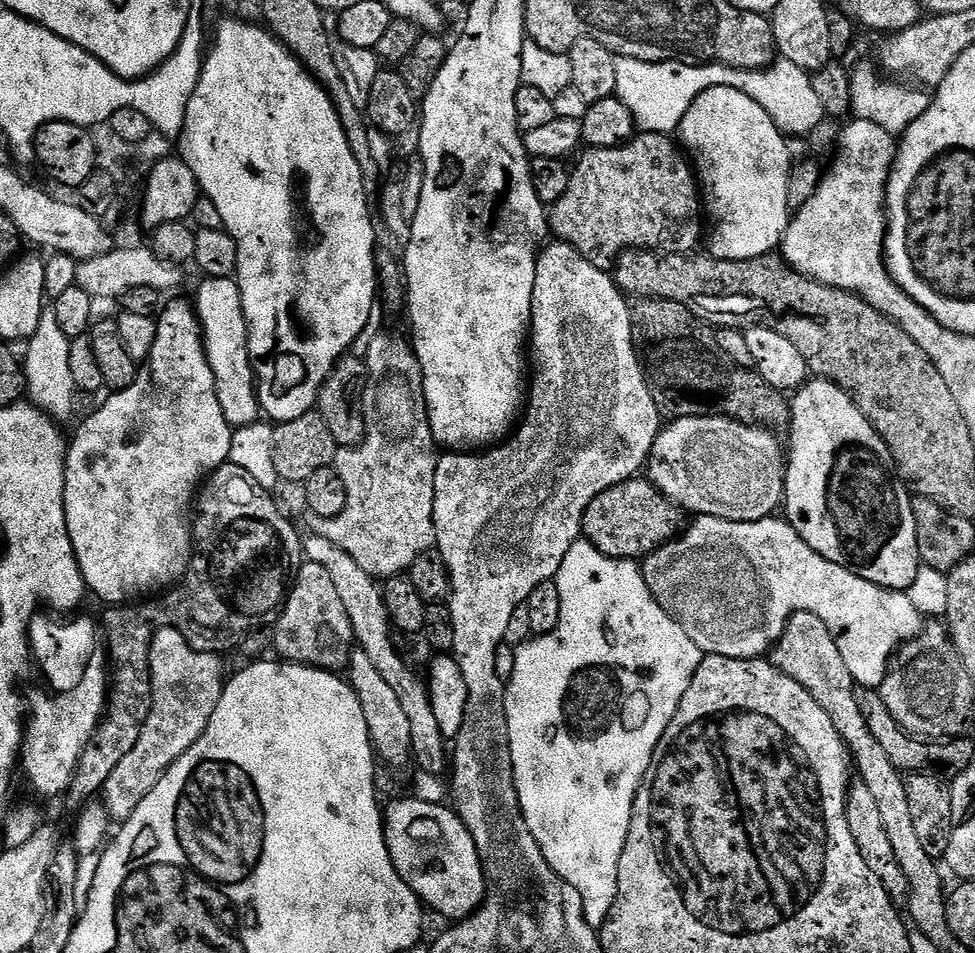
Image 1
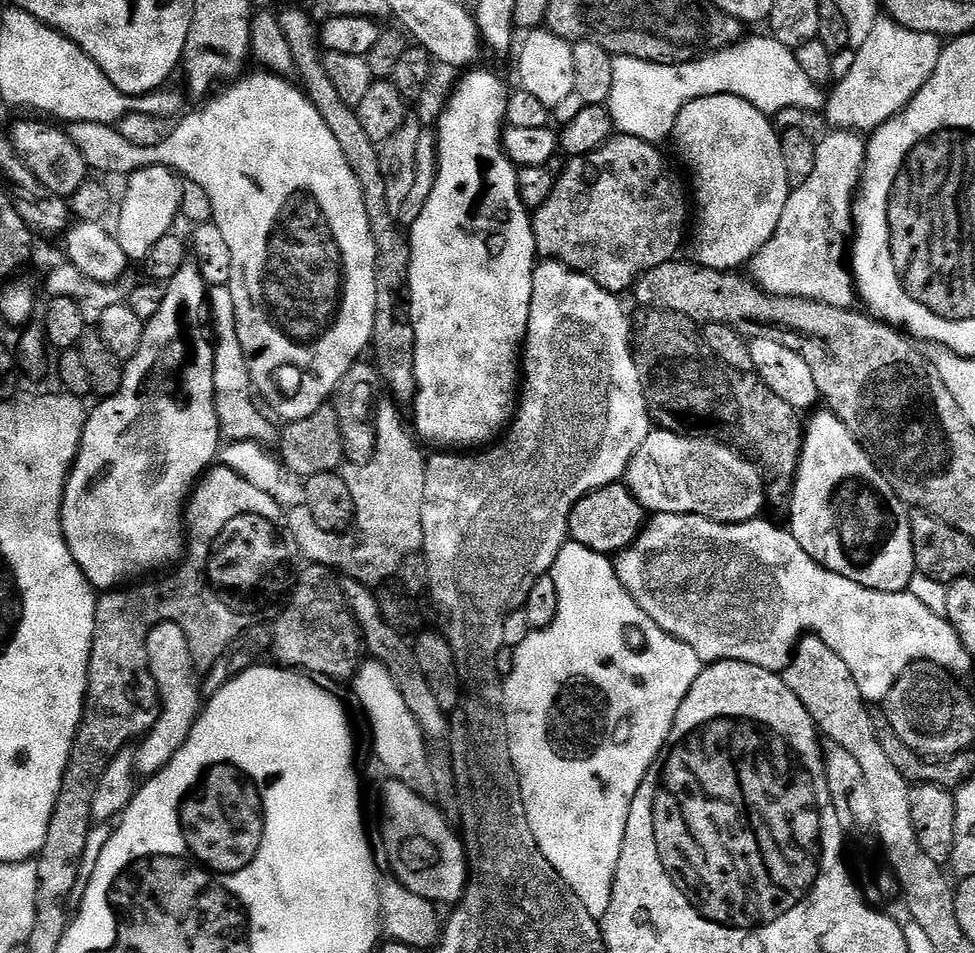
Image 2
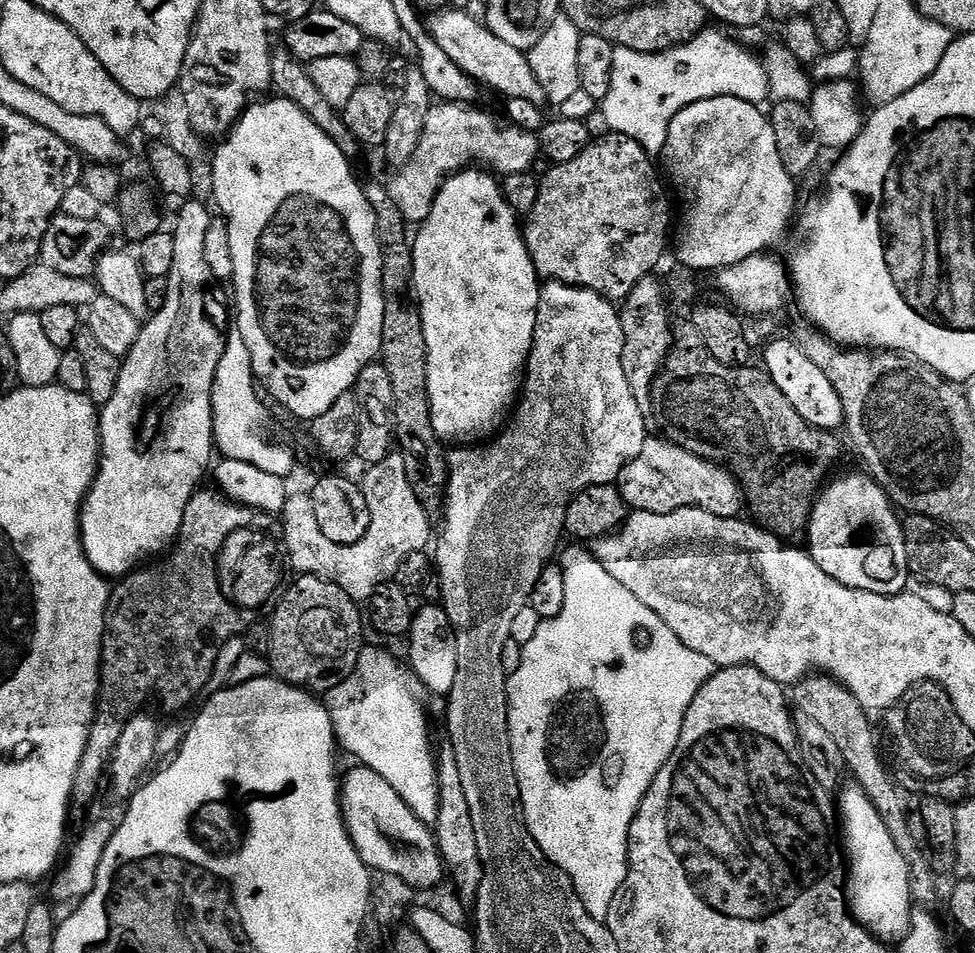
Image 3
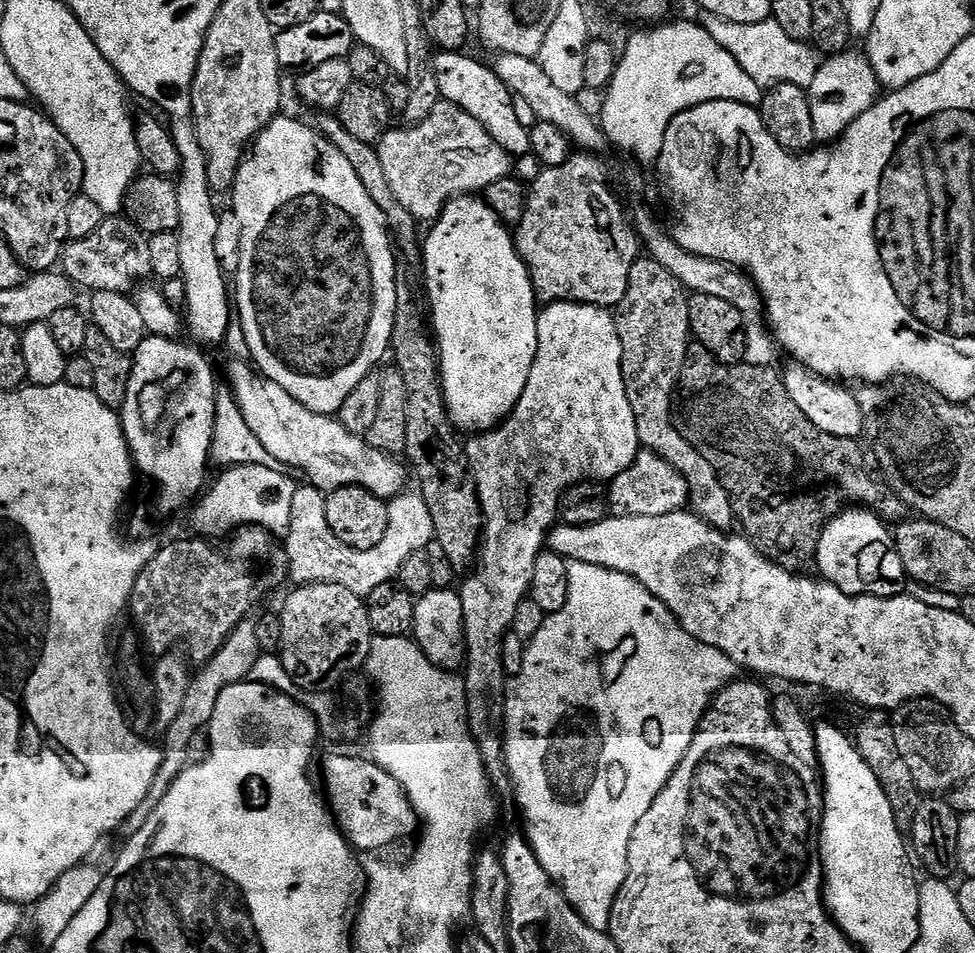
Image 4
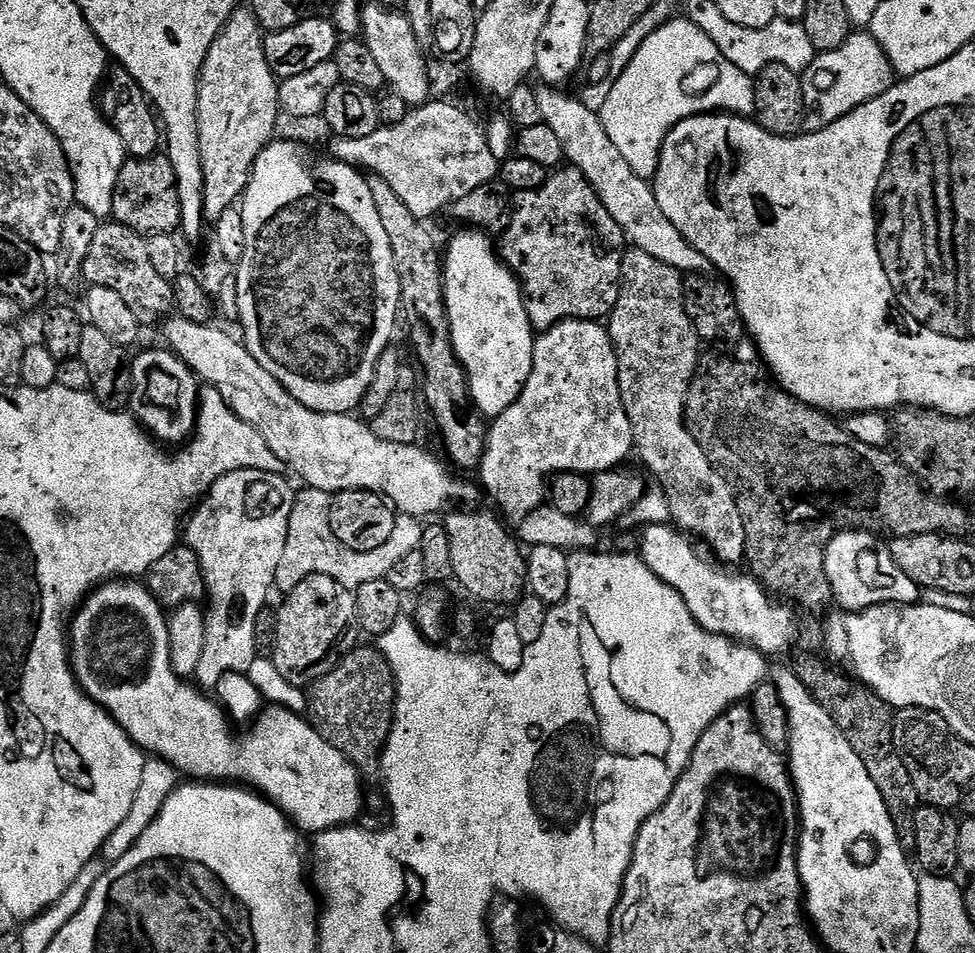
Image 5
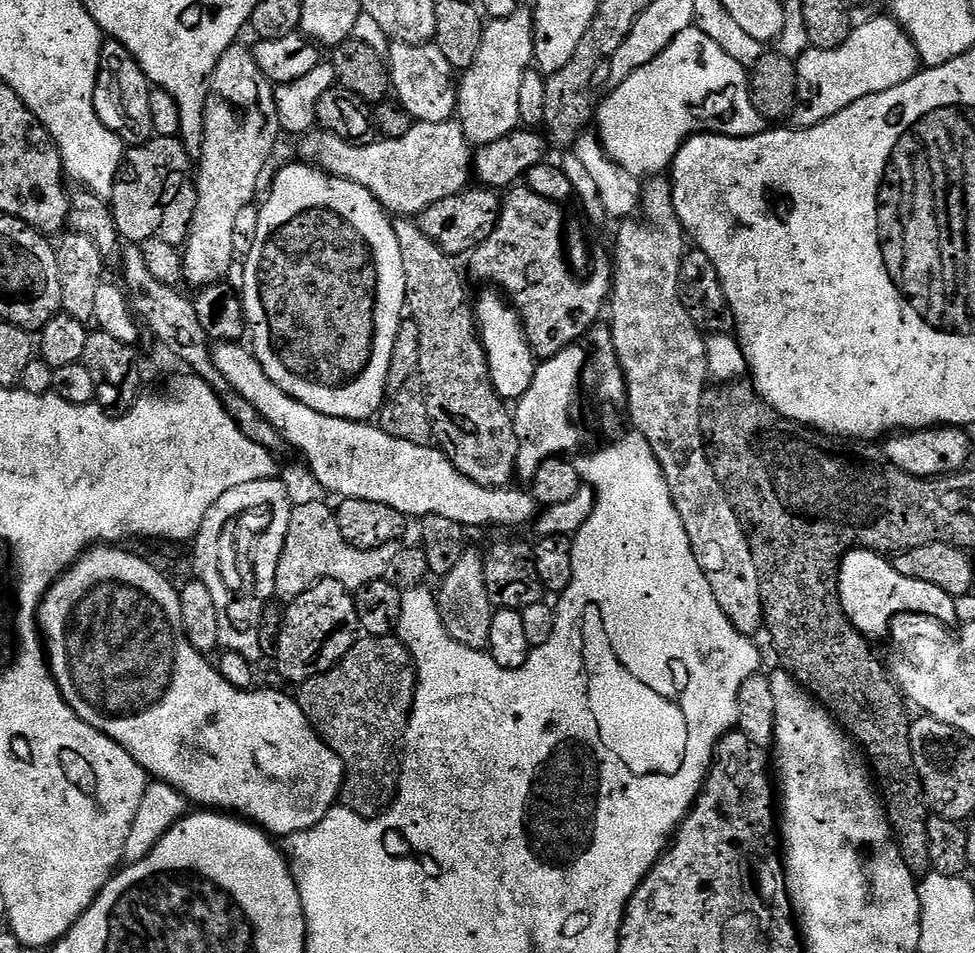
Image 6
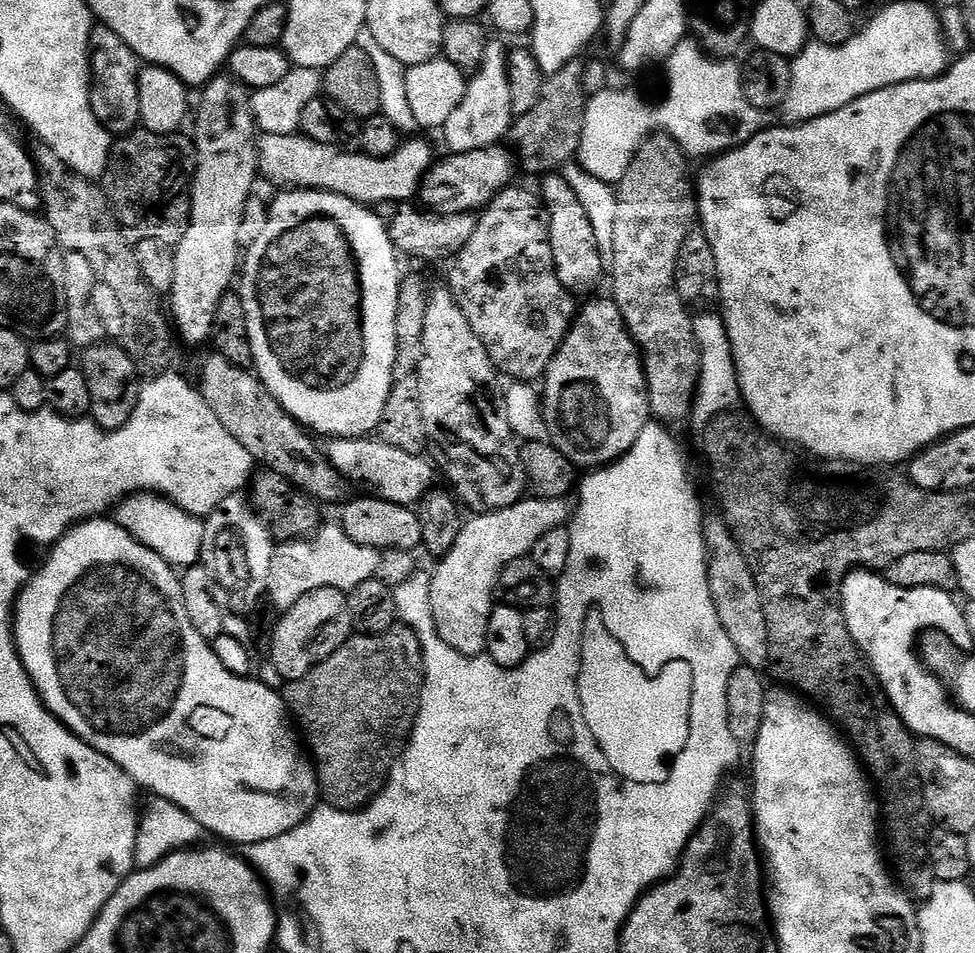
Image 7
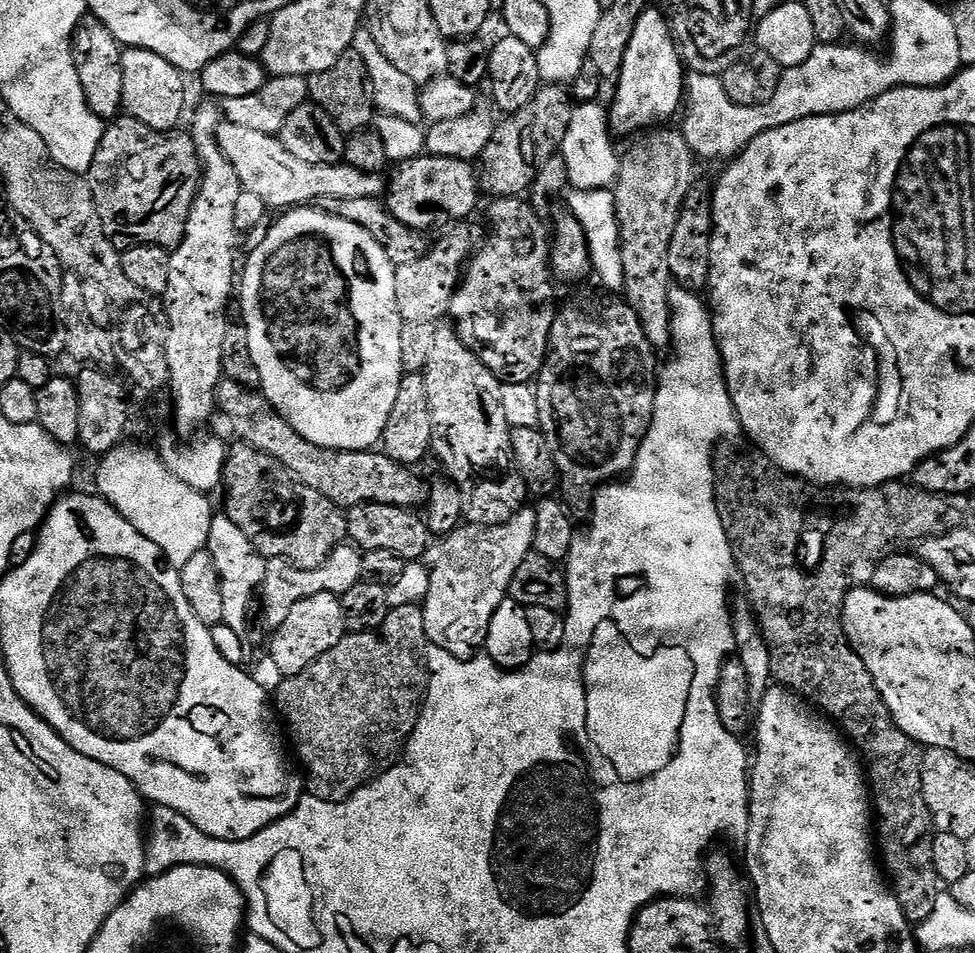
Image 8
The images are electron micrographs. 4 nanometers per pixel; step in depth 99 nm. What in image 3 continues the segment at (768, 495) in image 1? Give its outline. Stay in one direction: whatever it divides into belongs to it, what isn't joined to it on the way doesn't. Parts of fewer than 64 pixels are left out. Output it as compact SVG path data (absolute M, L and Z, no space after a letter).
M671 439L644 441L642 454L620 472L618 487L629 509L654 514L670 514L683 508L701 508L710 514L730 520L741 515L745 507L744 490L727 467L695 456Z

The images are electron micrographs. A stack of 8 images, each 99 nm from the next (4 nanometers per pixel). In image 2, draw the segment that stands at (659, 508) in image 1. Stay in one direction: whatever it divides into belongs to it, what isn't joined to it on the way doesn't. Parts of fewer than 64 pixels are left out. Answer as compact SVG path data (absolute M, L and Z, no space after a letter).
M627 483L607 484L586 494L574 506L568 527L571 539L595 552L619 554L633 544L640 536L646 523L646 509L643 508Z

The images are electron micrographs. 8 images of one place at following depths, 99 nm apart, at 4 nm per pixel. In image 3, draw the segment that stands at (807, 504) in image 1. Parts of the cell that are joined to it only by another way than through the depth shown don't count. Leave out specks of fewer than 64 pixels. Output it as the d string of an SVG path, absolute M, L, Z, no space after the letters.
M852 472L841 480L833 479L821 491L808 522L807 547L814 563L822 566L830 578L854 590L899 596L910 581L902 520L896 517L897 509L881 484L861 472Z

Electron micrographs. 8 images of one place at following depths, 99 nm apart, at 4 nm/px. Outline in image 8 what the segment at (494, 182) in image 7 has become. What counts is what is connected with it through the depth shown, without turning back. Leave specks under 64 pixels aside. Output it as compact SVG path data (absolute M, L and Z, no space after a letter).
M427 154L407 160L396 168L396 178L387 187L386 207L398 222L421 230L444 228L451 220L464 220L480 204L482 180L472 168L467 160Z

